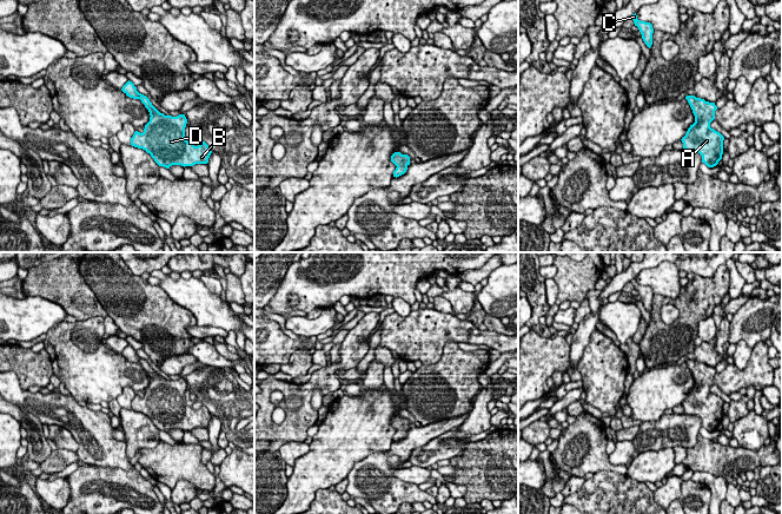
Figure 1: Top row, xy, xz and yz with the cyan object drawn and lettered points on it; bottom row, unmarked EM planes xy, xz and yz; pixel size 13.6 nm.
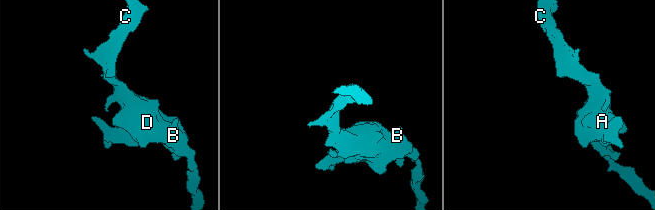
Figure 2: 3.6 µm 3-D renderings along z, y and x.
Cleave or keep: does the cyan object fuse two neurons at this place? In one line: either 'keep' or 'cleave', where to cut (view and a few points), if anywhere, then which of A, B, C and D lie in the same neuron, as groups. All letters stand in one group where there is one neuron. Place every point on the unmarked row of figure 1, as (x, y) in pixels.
keep; cut none; groups A B C D

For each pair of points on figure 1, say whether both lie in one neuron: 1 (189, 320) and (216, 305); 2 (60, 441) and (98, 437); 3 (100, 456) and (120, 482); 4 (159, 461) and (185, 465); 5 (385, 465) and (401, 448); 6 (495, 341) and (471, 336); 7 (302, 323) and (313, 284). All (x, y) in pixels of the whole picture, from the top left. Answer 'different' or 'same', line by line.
1: different
2: different
3: different
4: same
5: different
6: same
7: different

